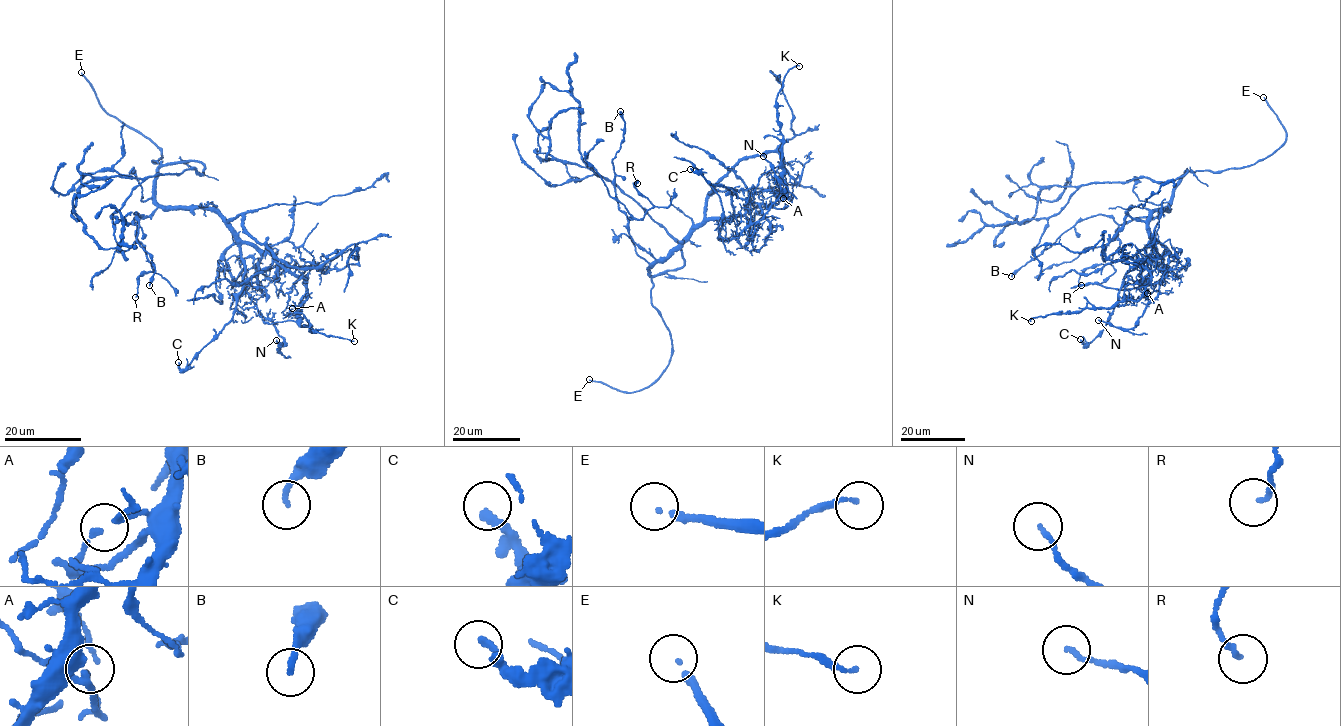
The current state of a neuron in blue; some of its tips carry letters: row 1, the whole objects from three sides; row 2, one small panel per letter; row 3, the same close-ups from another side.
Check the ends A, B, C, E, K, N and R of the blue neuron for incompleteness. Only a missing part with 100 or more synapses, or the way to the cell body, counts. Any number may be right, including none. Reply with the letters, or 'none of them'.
E

